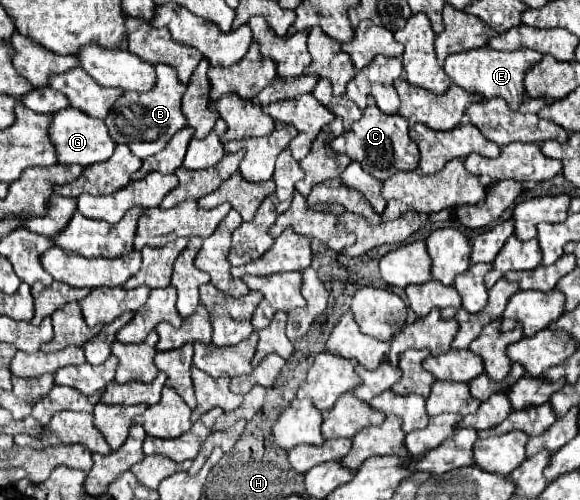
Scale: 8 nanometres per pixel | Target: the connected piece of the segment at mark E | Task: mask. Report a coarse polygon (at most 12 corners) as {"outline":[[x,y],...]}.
{"outline":[[531,49],[461,51],[445,59],[459,87],[511,109],[523,75],[543,55]]}

